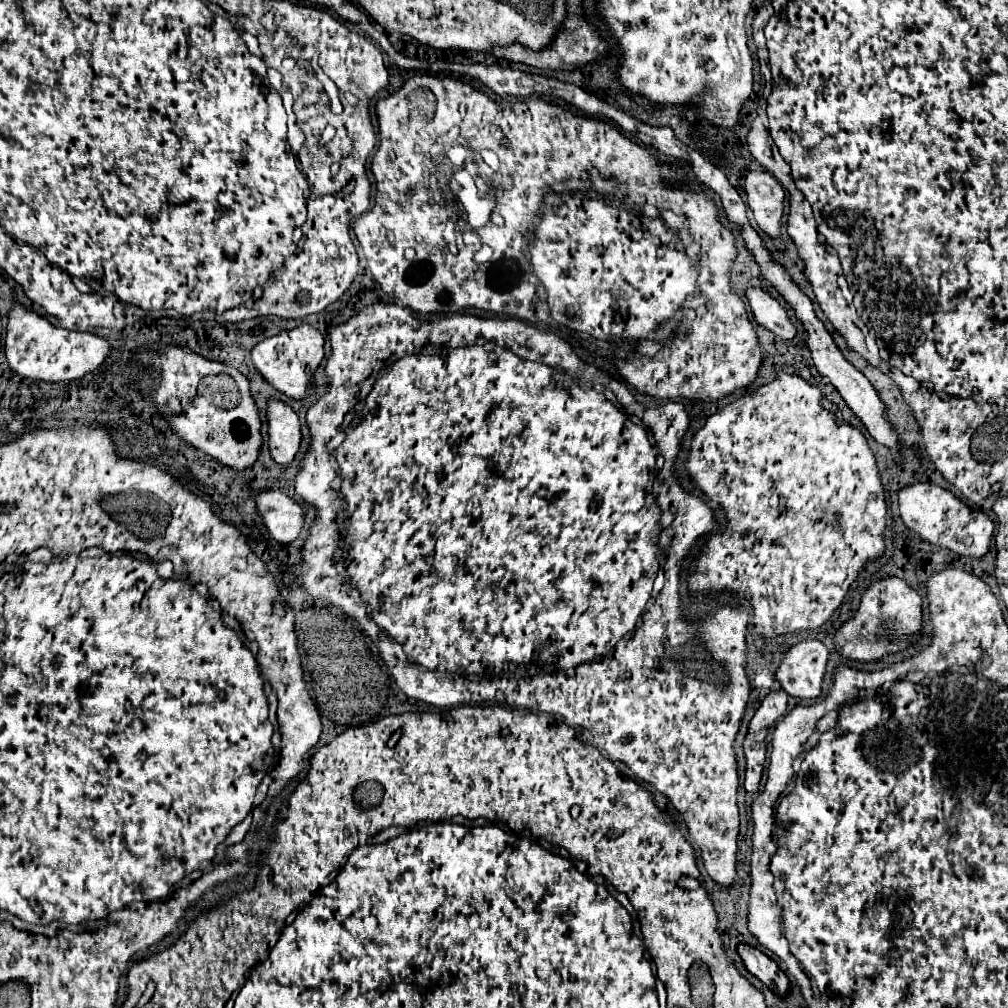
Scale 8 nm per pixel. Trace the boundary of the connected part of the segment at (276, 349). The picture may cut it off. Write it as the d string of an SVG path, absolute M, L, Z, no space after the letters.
M302 324L294 330L284 330L278 336L266 338L252 350L252 362L256 370L264 376L268 384L272 384L278 392L292 400L304 400L312 394L310 390L312 378L322 360L324 360L324 338L310 324Z

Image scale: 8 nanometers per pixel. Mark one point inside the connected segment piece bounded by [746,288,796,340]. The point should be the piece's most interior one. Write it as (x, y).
(767, 312)

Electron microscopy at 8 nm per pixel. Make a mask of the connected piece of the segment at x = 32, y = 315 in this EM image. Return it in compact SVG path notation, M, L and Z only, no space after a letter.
M16 304L10 310L10 322L6 332L6 360L10 368L30 380L44 382L70 382L84 378L86 374L98 370L112 352L110 342L90 332L70 332L64 328L52 326L46 318L36 312L26 310Z

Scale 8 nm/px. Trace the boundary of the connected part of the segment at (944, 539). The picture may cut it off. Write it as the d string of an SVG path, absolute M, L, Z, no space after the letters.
M912 484L900 490L898 502L900 502L900 516L906 528L920 534L922 540L970 558L982 558L988 554L990 540L994 534L994 522L986 514L966 506L952 492L932 484Z

